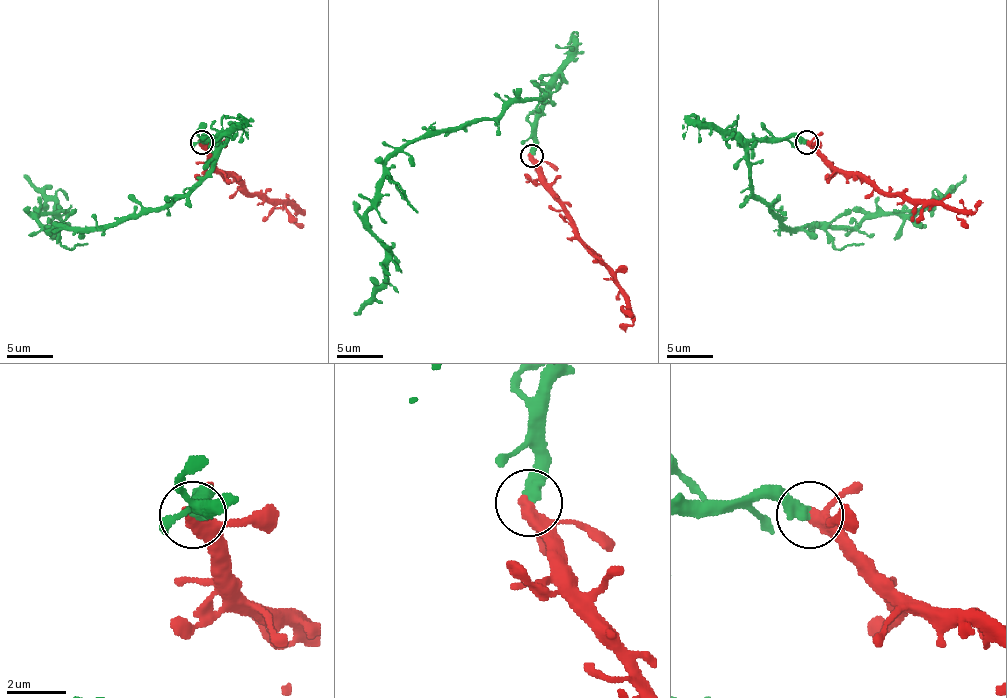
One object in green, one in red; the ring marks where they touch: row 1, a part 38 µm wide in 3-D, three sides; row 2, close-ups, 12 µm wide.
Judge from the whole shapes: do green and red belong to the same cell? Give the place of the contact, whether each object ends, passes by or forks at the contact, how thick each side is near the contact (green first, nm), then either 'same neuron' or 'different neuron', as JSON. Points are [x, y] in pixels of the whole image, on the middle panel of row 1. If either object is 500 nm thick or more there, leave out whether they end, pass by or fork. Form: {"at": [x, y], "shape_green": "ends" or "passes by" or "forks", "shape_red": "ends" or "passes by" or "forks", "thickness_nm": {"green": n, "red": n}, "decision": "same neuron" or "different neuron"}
{"at": [531, 155], "shape_green": "ends", "shape_red": "passes by", "thickness_nm": {"green": 480, "red": 400}, "decision": "same neuron"}

